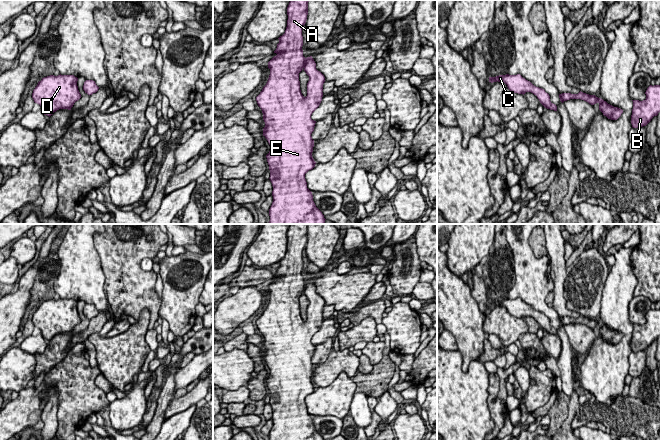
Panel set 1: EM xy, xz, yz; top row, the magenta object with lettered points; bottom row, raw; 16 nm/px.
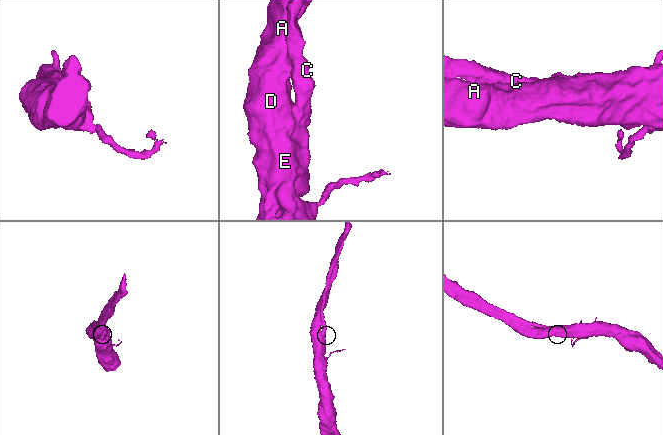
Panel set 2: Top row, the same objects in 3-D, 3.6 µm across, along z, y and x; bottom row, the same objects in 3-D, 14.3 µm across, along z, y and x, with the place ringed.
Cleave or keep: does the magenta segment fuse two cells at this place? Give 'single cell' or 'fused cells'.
single cell

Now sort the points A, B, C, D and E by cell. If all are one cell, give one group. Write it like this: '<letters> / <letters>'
A B C D E

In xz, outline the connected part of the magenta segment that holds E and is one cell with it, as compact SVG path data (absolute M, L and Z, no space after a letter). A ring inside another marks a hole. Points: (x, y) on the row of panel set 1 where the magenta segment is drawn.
M290 0L285 33L278 38L279 43L274 51L277 55L268 62L268 81L256 97L265 122L263 136L270 145L270 151L266 155L270 170L269 179L273 186L269 224L325 224L326 220L316 207L305 179L305 174L316 164L312 157L314 140L311 136L316 121L311 119L311 115L322 101L325 82L325 77L316 69L312 56L303 56L302 27L307 20L308 2L309 0ZM302 70L309 76L306 97L300 90L299 73Z

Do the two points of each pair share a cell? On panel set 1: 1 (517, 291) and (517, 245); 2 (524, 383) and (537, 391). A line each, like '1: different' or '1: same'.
1: same
2: different

